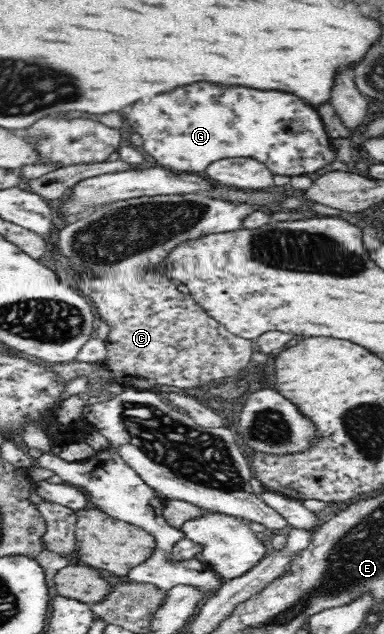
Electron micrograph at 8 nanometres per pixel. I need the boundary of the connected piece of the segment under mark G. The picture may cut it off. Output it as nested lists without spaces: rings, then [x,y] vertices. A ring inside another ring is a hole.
[[[188,86],[184,90],[176,90],[172,94],[160,94],[160,98],[150,98],[148,102],[136,102],[130,112],[126,112],[126,120],[132,126],[132,130],[136,134],[140,134],[143,138],[143,146],[141,150],[148,156],[150,161],[159,164],[162,168],[170,169],[172,172],[175,170],[180,173],[190,174],[203,174],[206,168],[214,162],[223,159],[234,158],[252,158],[254,161],[262,163],[268,171],[276,176],[298,176],[310,173],[317,173],[326,167],[326,164],[334,162],[335,150],[331,147],[330,137],[324,131],[324,124],[320,115],[316,110],[312,110],[312,106],[304,106],[304,102],[300,102],[298,98],[292,98],[290,94],[260,94],[258,90],[216,90],[216,86],[192,86],[192,90],[188,90]]]

